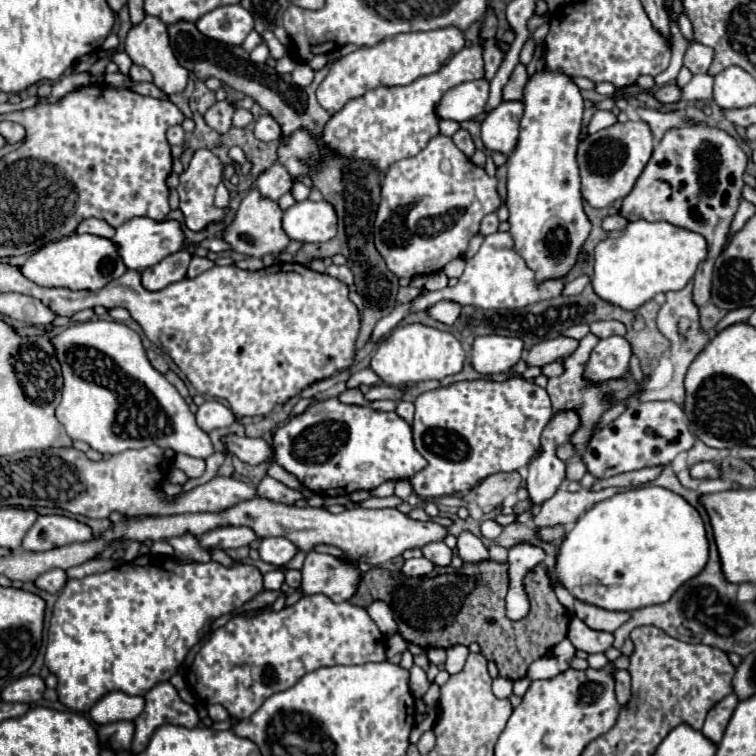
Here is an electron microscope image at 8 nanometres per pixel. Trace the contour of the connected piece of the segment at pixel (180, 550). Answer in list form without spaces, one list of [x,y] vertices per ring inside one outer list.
[[[185,535],[185,537],[171,537],[171,539],[167,539],[167,543],[175,549],[175,555],[191,557],[191,559],[201,561],[201,563],[209,563],[209,561],[211,561],[211,555],[199,547],[197,537],[193,537],[193,535]]]

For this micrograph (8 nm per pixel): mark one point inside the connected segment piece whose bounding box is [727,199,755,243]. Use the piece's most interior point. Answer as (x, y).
(745, 212)

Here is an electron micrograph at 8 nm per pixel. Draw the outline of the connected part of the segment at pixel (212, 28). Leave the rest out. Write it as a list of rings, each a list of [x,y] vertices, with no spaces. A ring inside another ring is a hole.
[[[225,5],[199,17],[195,25],[209,39],[241,45],[243,39],[253,31],[253,17],[241,5]]]

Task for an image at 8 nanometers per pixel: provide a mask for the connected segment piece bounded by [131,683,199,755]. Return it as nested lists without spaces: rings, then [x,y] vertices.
[[[157,683],[157,687],[153,687],[153,691],[145,695],[145,709],[133,723],[135,737],[131,753],[139,755],[141,751],[145,751],[151,733],[163,723],[195,727],[199,723],[199,717],[191,705],[181,701],[177,689],[171,683]]]

